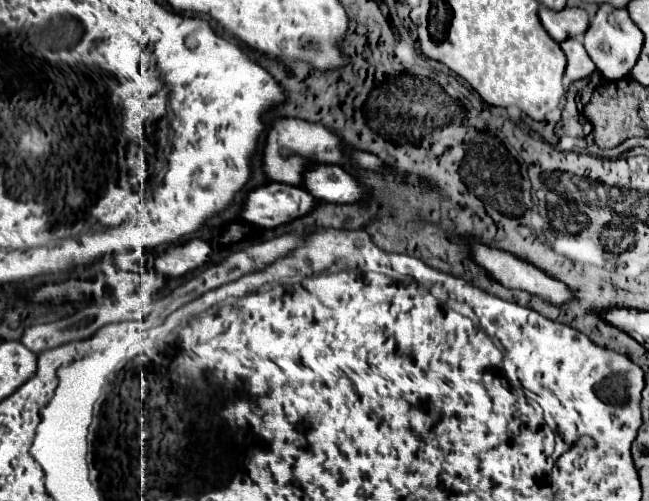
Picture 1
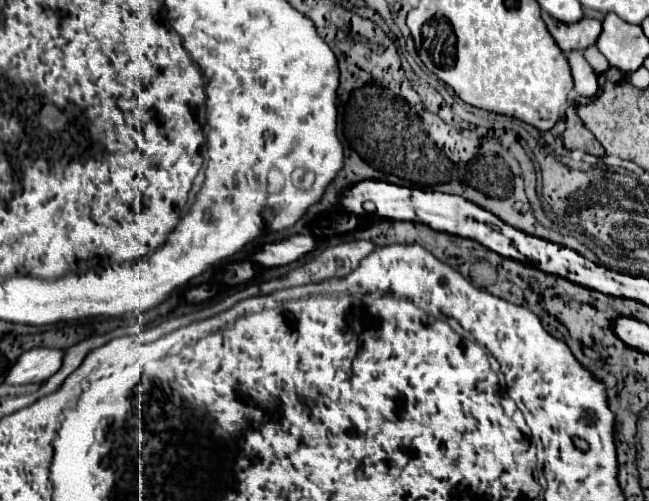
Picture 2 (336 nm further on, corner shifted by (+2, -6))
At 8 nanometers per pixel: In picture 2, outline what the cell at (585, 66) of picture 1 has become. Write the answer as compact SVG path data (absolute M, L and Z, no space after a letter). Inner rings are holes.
M580 51L568 53L568 63L574 77L574 91L584 97L592 97L598 91L598 75L588 65L588 61L582 57Z

